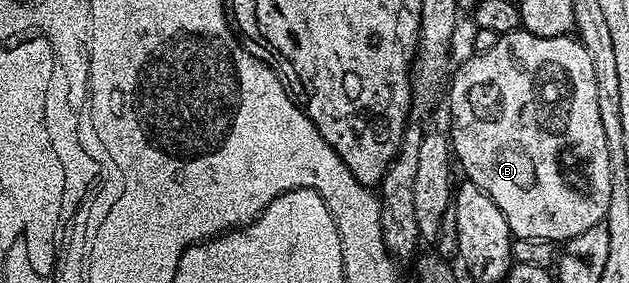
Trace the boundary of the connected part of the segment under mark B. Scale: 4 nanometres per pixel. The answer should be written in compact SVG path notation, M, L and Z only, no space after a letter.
M522 27L514 33L499 36L493 47L483 52L476 52L459 70L454 70L449 81L449 97L451 93L451 129L449 140L454 160L464 169L466 180L473 182L505 215L505 223L509 223L512 238L545 239L552 243L562 243L571 237L581 235L581 231L589 231L589 227L600 224L607 216L609 207L609 147L605 147L605 127L601 127L601 115L597 111L597 79L593 79L593 63L589 63L589 51L574 36L538 37L526 33Z

